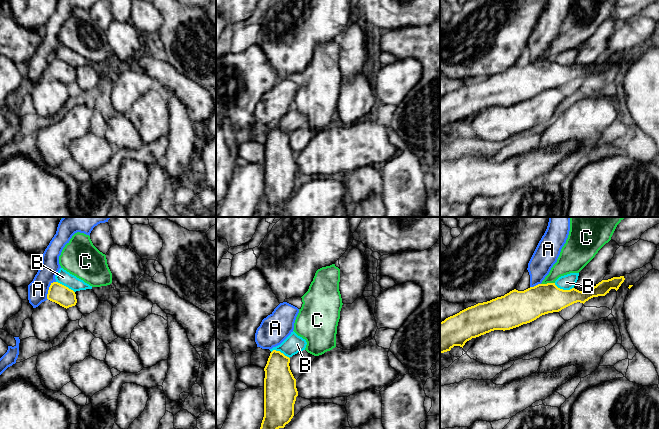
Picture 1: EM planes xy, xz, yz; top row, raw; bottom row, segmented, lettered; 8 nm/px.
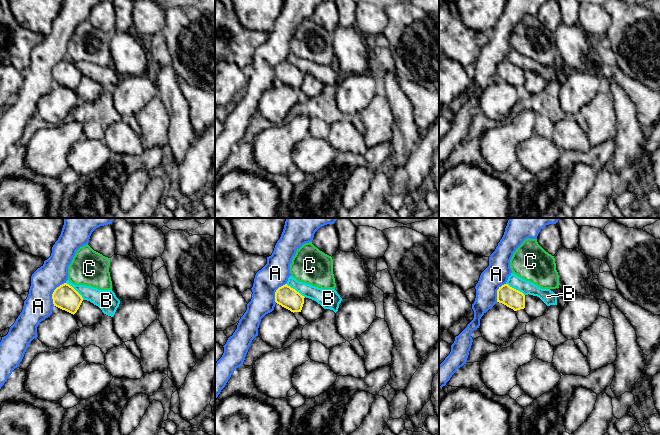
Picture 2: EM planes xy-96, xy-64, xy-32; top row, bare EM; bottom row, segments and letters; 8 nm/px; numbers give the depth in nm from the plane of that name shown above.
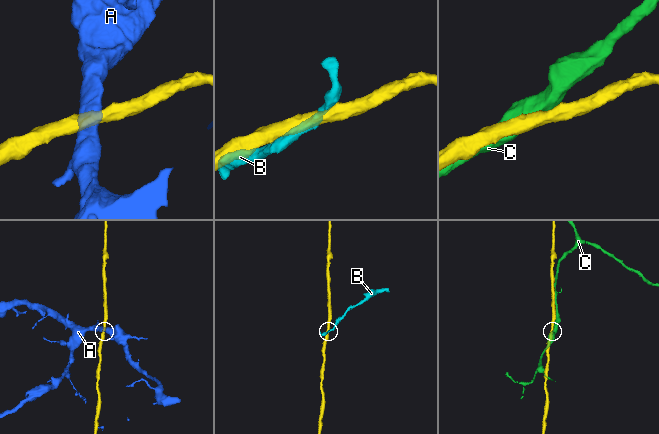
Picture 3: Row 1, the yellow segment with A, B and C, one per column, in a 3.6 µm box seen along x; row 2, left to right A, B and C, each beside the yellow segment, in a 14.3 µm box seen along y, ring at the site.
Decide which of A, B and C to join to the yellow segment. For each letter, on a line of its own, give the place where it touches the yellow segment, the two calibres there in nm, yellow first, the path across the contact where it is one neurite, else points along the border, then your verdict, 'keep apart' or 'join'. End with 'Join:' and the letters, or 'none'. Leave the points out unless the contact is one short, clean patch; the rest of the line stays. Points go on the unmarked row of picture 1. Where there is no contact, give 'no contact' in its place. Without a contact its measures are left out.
A: contact xy (48, 66); calibres 160 and 160 nm; border xy (55, 57), (49, 63), (47, 75); keep apart
B: contact yz (564, 66); calibres 240 and 120 nm; keep apart
C: contact yz (547, 59); calibres 260 and 190 nm; keep apart
Join: none

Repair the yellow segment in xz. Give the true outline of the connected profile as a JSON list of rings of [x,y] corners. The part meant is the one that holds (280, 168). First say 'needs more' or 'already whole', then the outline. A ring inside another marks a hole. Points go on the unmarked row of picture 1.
already whole | [[[273,126],[264,144],[264,193],[260,203],[263,212],[284,204],[294,192],[298,167],[289,139],[289,133]]]

